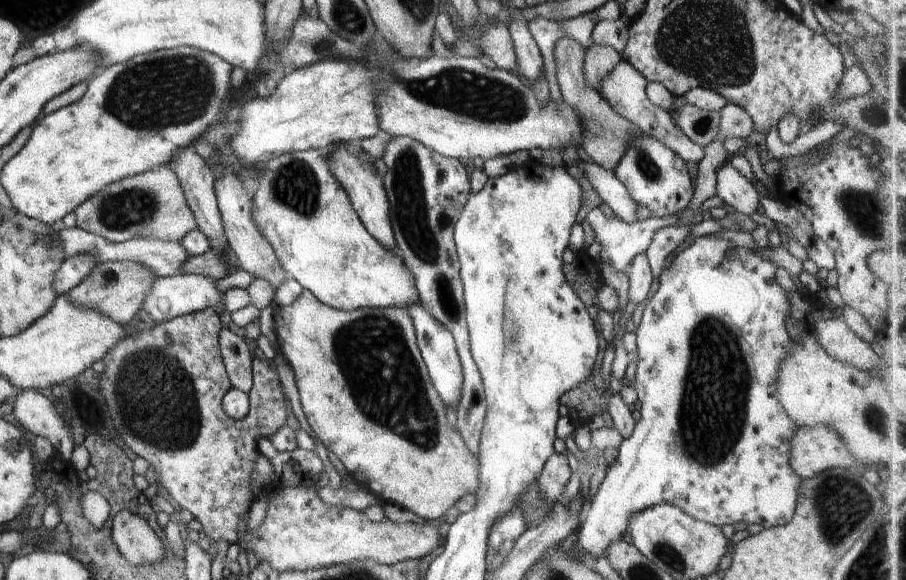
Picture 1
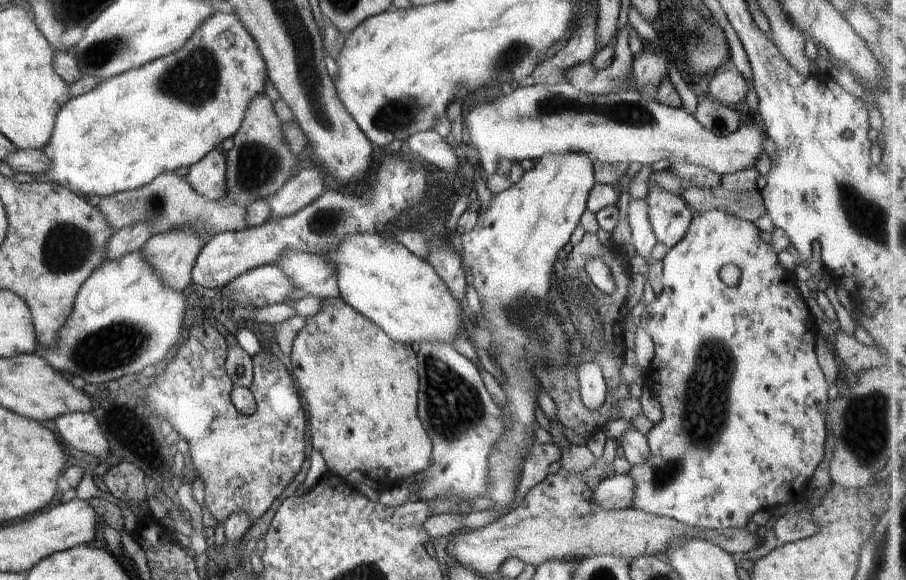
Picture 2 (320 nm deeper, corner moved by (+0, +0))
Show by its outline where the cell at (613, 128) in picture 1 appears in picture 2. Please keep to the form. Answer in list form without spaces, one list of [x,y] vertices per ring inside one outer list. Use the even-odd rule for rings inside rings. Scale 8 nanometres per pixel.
[[[683,185],[681,197],[694,212],[707,213],[719,210],[755,223],[767,214],[760,191],[737,193],[722,187],[701,189],[700,187]]]

